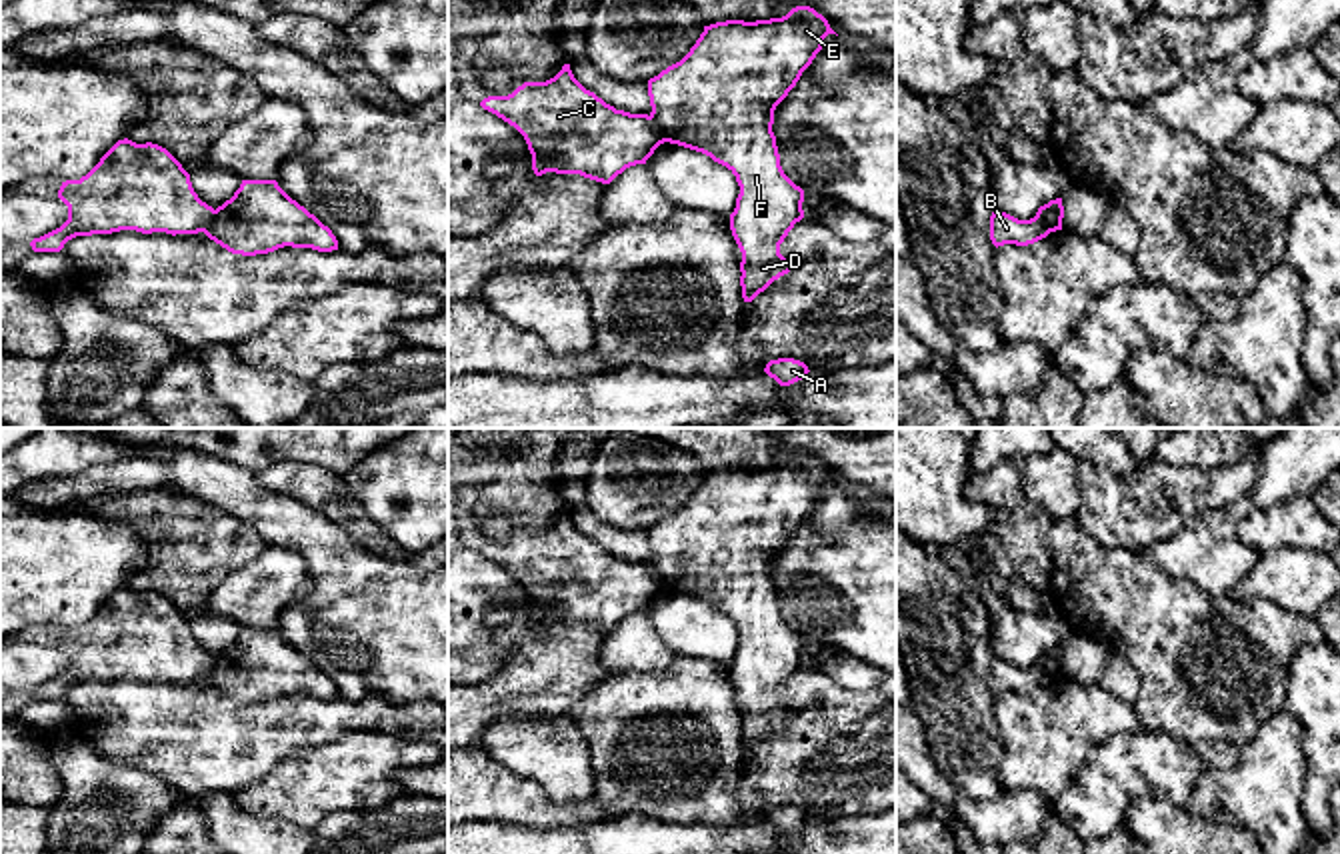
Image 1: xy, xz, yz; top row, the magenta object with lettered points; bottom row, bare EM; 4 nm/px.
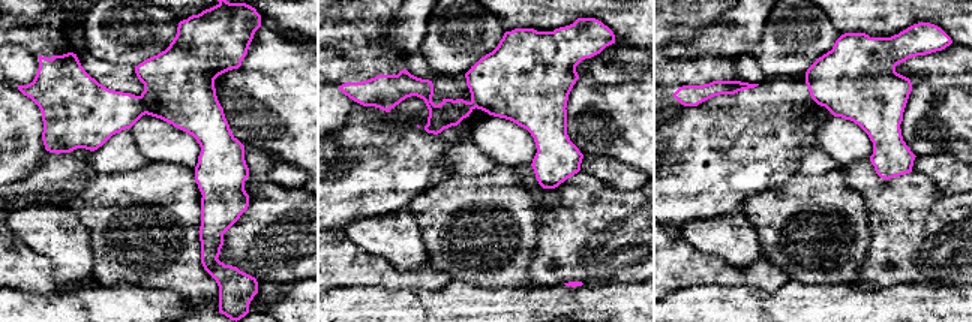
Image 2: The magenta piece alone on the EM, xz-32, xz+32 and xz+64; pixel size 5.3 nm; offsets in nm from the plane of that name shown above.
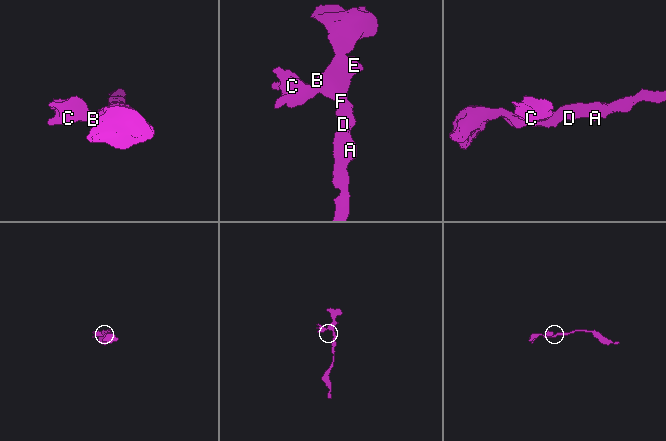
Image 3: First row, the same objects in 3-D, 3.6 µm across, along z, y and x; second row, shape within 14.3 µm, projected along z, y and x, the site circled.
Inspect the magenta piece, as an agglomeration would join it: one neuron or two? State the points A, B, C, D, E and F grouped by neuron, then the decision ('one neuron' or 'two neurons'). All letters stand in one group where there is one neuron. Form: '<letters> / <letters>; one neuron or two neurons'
A B D E F / C; two neurons

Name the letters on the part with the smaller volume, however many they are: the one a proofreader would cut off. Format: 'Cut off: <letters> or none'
Cut off: C

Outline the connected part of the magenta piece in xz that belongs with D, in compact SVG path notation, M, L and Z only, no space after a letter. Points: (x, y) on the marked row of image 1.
M796 6L782 18L716 22L704 26L680 62L648 80L650 116L664 140L710 156L736 176L740 194L730 214L730 230L742 252L740 286L744 302L752 302L794 268L780 254L780 244L804 218L804 190L780 166L772 132L774 110L822 50L828 34L836 32L810 6Z

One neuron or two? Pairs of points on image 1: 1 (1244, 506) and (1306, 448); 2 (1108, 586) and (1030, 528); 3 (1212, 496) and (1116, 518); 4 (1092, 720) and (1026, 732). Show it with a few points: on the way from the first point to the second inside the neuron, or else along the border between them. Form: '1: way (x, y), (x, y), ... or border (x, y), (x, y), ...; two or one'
1: way (1260, 494), (1290, 464); one
2: border (1052, 520), (1050, 558), (1056, 568); two
3: way (1188, 504), (1178, 514), (1140, 516); one
4: way (1076, 720), (1060, 720), (1048, 732), (1042, 732); one

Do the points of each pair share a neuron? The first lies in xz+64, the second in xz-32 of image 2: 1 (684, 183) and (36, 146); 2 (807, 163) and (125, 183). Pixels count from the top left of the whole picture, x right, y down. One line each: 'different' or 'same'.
1: different
2: different

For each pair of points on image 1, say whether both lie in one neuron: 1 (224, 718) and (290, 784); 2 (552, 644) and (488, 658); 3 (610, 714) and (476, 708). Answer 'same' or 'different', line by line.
1: different
2: different
3: different

